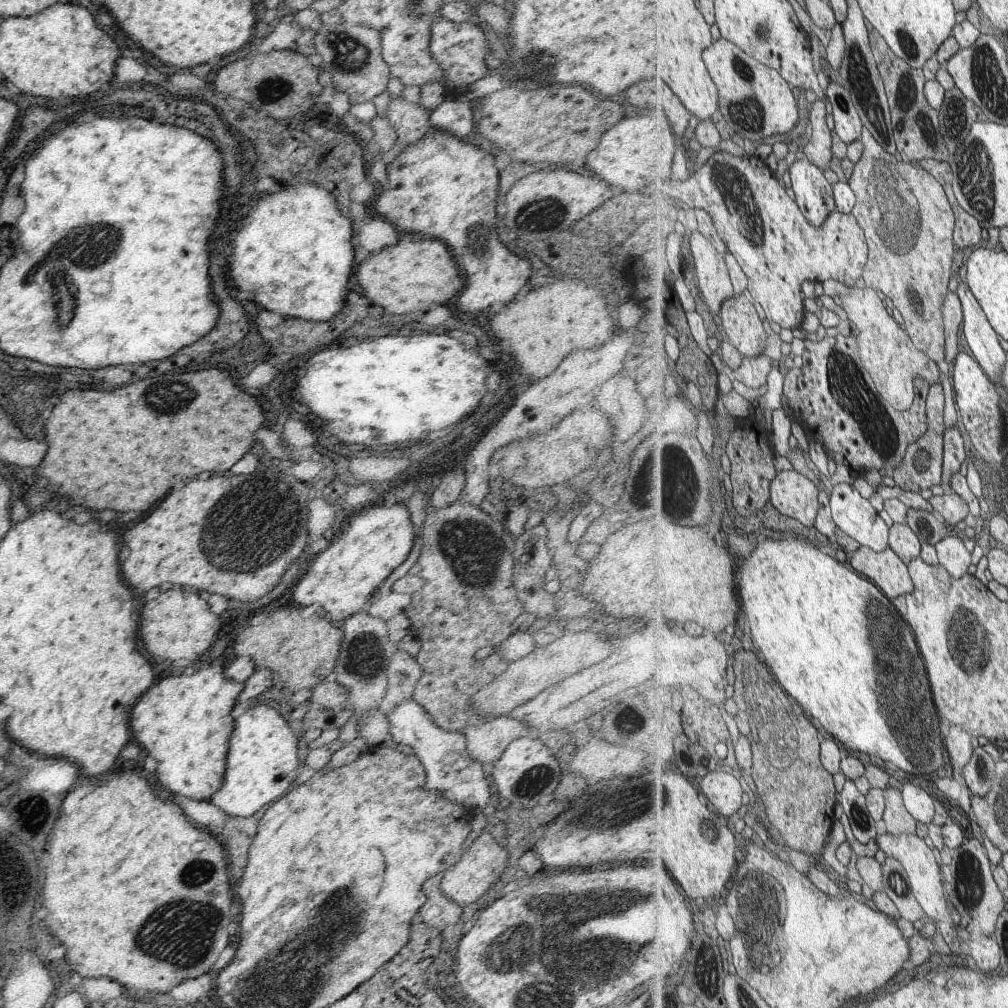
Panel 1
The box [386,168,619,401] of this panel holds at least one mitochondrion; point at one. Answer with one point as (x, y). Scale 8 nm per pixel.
(539, 215)

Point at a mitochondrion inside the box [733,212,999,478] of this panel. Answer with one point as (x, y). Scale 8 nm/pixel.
(886, 440)

